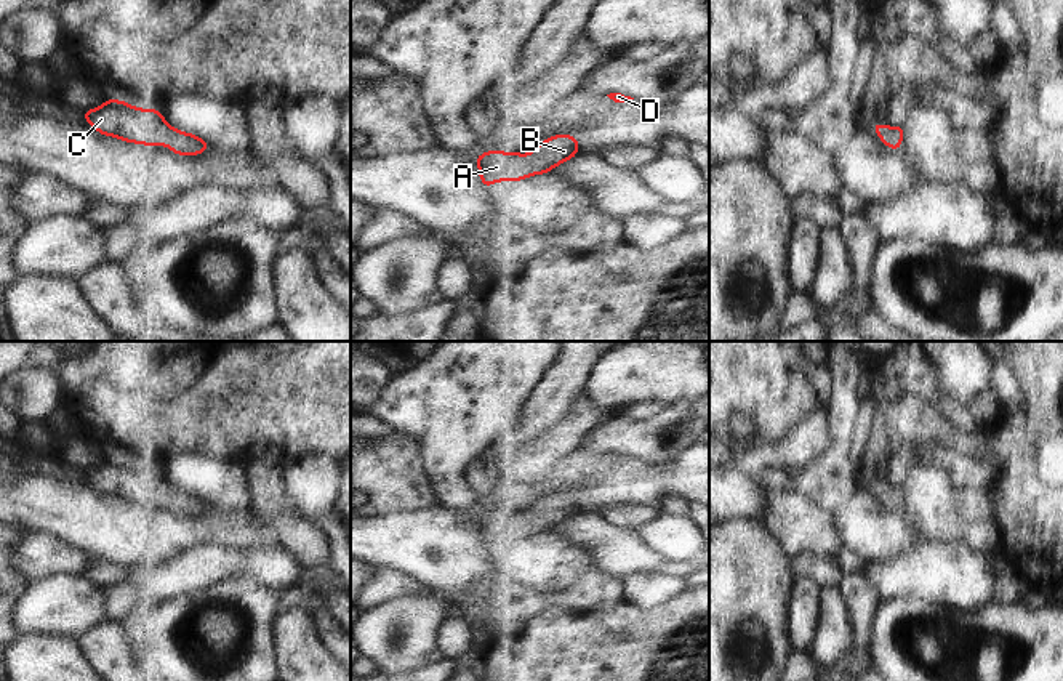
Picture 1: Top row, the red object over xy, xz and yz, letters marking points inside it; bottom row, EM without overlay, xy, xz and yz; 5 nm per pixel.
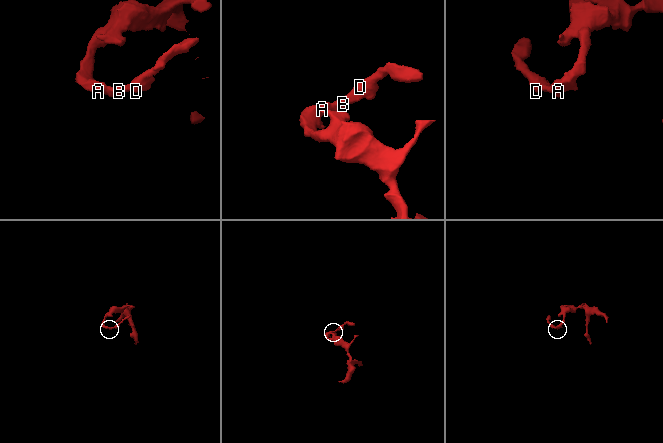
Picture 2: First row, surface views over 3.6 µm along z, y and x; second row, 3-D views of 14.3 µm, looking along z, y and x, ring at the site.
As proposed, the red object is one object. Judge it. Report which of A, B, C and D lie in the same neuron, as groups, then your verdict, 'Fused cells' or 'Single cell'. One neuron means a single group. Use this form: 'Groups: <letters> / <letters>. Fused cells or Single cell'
Groups: A B C D. Single cell.

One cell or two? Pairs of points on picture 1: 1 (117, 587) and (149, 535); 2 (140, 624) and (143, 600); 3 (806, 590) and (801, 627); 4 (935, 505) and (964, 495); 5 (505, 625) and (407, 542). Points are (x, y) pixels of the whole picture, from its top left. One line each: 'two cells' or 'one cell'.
1: two cells
2: two cells
3: one cell
4: two cells
5: two cells

